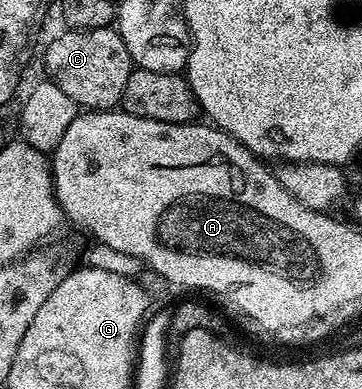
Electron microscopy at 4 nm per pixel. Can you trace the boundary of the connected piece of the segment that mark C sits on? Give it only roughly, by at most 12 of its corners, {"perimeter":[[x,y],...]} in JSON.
{"perimeter":[[118,29],[47,46],[50,81],[79,108],[114,110],[133,63]]}

